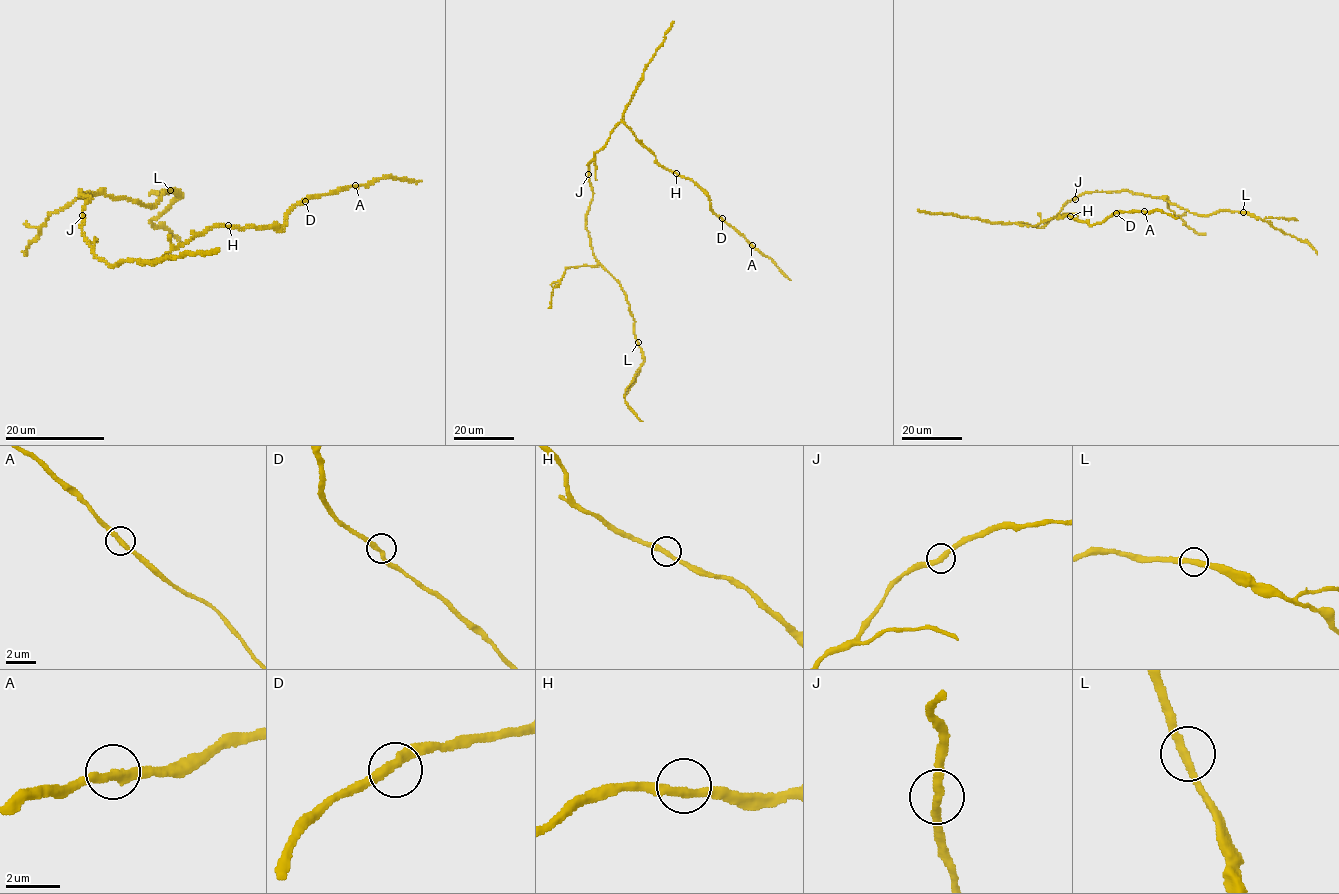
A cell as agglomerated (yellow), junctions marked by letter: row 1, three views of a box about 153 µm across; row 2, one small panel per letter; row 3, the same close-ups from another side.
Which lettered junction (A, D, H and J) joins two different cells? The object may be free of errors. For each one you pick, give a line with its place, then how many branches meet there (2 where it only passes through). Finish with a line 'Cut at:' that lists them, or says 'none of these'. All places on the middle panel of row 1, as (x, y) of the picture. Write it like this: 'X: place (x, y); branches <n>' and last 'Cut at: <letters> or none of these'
J: place (588, 174); branches 2
Cut at: J

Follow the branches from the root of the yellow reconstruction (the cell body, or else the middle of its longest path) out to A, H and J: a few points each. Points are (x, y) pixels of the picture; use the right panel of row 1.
A: (1062, 209), (1041, 227), (1018, 223), (1036, 226), (1067, 215), (1094, 224), (1120, 212), (1144, 211)
H: (1062, 209), (1041, 227), (1018, 223), (1036, 226), (1053, 218), (1070, 216)
J: (1062, 209), (1074, 199)

